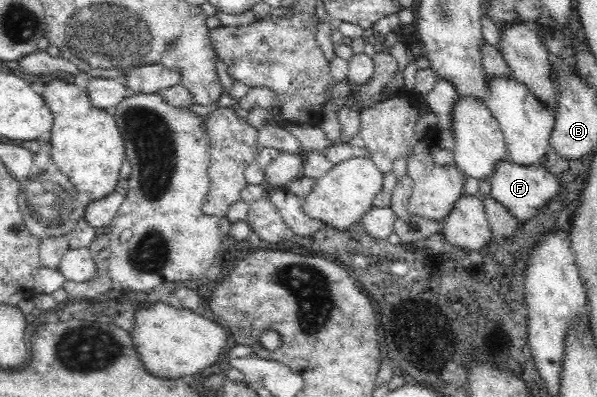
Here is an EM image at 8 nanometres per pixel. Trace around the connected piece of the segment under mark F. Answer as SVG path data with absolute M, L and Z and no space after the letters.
M501 158L491 176L490 195L521 222L529 220L537 210L543 208L545 204L549 204L549 200L557 192L559 192L558 179L543 165L525 167Z

